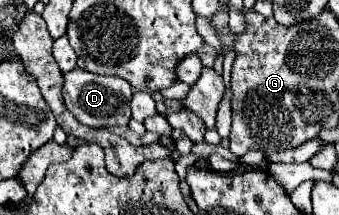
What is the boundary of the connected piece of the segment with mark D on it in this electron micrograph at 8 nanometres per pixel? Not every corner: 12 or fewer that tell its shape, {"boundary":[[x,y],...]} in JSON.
{"boundary":[[73,68],[63,102],[85,126],[123,126],[131,86]]}

